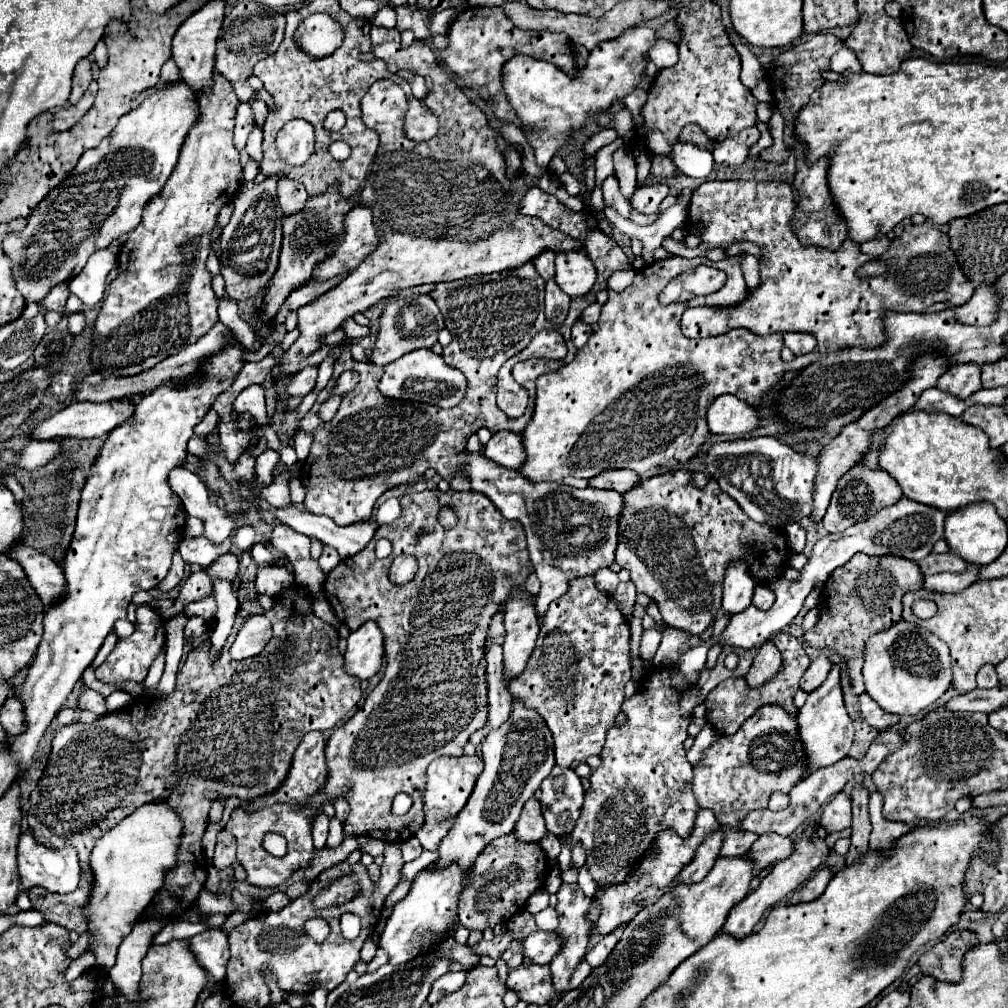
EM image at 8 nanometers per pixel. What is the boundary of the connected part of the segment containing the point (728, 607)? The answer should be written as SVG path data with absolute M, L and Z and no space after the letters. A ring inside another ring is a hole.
M743 562L731 564L725 572L723 582L723 610L733 616L745 612L751 606L751 596L755 590L755 580L749 576Z

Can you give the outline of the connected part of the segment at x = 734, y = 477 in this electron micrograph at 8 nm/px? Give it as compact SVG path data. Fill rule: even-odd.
M775 436L715 442L703 452L703 462L707 476L715 476L721 490L755 522L785 528L791 522L809 518L809 512L813 512L813 484L819 456L797 452Z

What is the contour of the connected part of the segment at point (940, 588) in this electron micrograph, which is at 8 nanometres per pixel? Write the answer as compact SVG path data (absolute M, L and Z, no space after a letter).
M969 564L963 574L933 574L933 576L925 576L923 588L931 590L931 592L955 594L955 592L961 592L963 588L967 588L969 584L973 584L973 580L977 580L977 566Z

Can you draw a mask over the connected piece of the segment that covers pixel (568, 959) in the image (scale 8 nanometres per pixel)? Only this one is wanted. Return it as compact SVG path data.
M561 884L561 888L557 890L557 914L559 914L559 926L557 926L557 936L561 936L561 940L565 940L565 948L561 948L561 952L557 952L557 956L553 956L549 968L553 972L553 982L557 984L557 992L567 992L569 990L569 976L573 974L575 966L579 960L583 960L585 952L587 952L587 942L589 942L589 920L587 920L587 912L589 912L589 904L593 902L591 898L587 898L583 894L583 890L579 888L579 884Z

